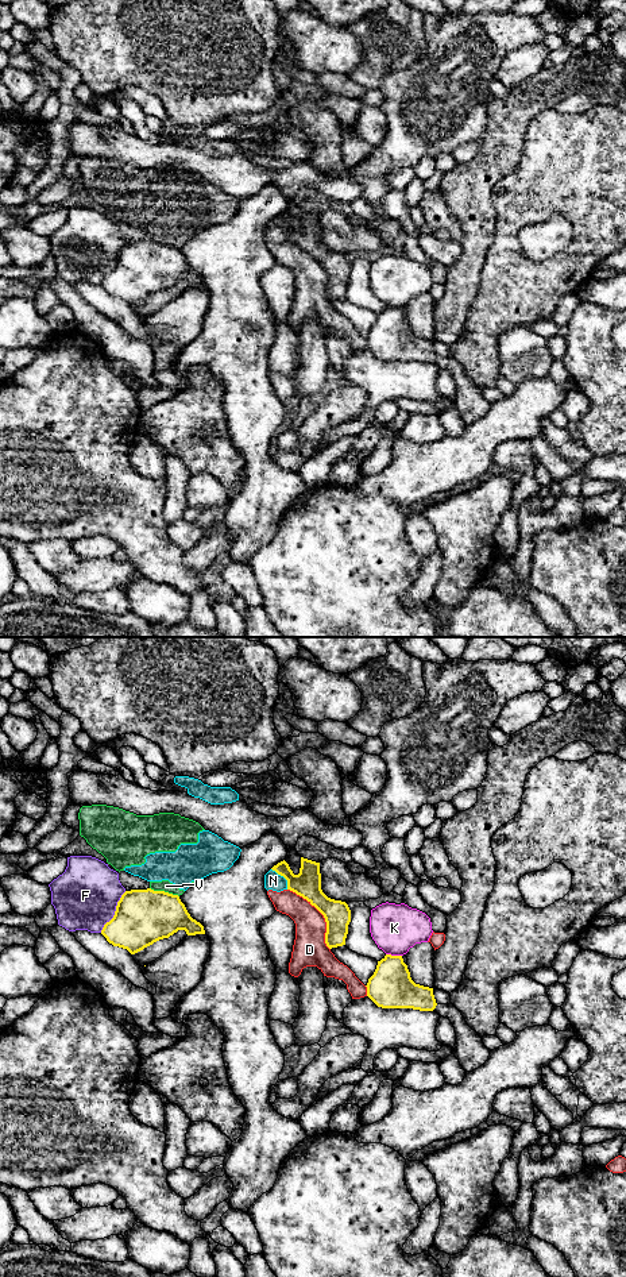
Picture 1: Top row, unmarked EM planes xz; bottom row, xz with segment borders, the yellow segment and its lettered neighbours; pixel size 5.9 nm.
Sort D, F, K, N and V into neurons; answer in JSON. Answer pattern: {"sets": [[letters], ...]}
{"sets": [["D", "N", "V"], ["F"], ["K"]]}

